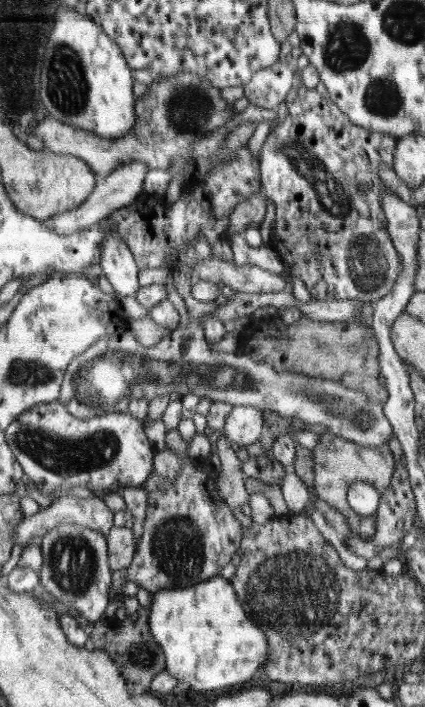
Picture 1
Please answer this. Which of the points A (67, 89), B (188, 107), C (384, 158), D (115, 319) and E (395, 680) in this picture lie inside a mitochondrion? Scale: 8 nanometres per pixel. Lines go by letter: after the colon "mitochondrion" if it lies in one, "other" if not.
A: mitochondrion
B: mitochondrion
C: other
D: other
E: other

